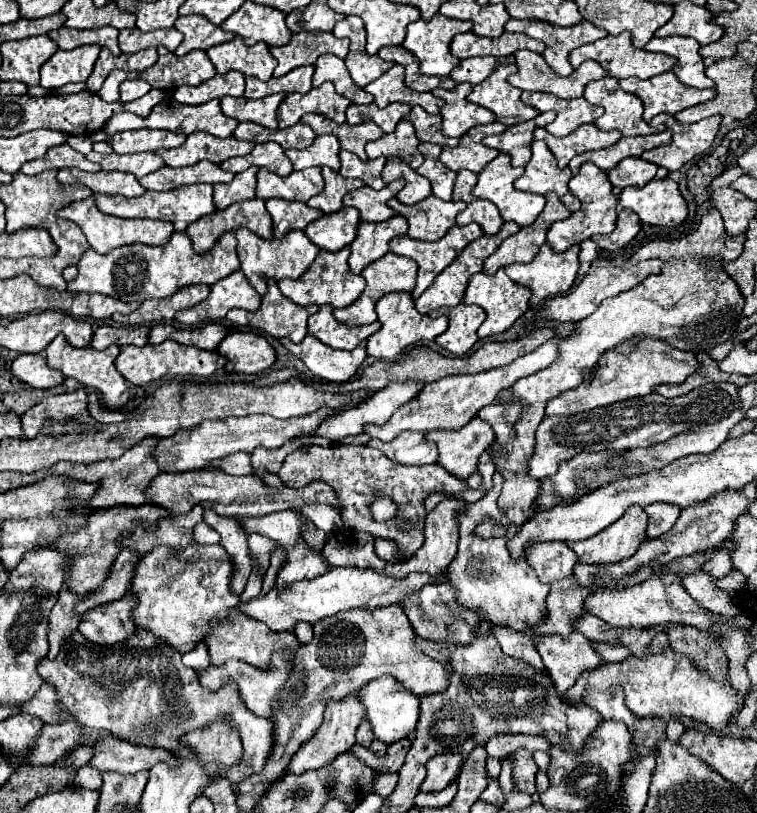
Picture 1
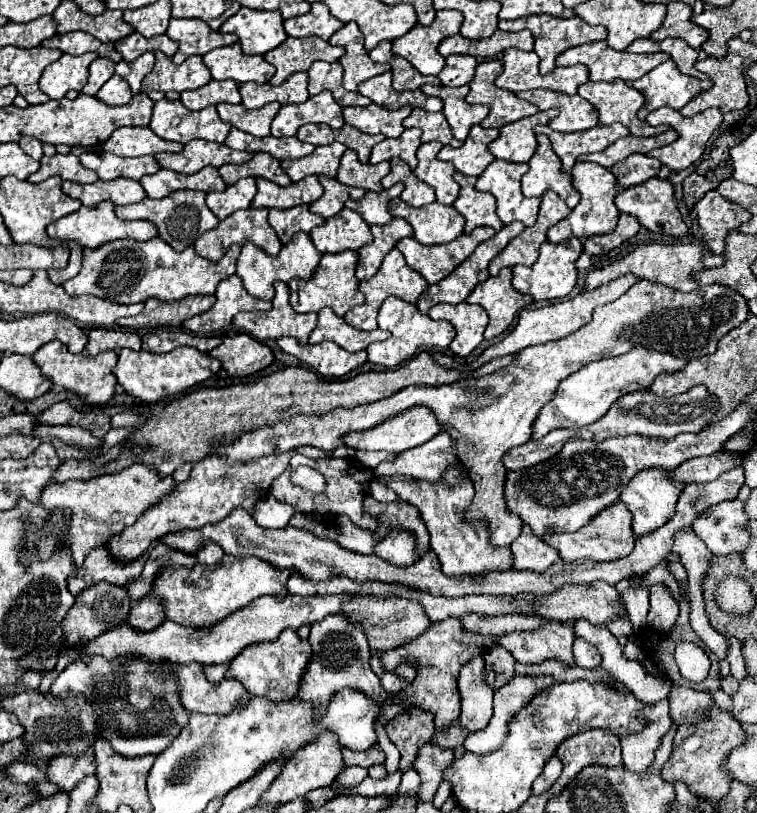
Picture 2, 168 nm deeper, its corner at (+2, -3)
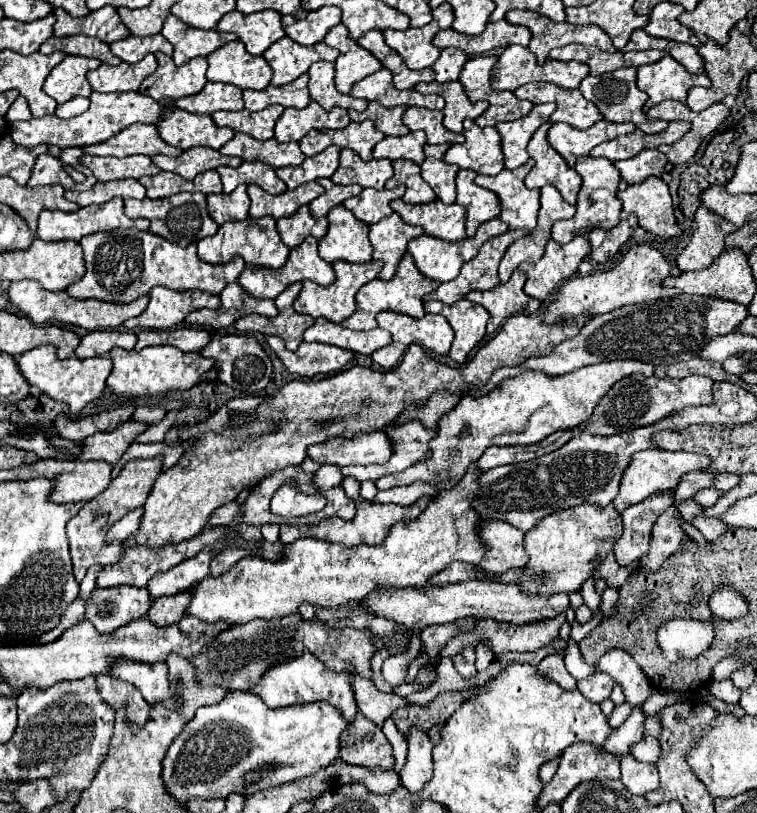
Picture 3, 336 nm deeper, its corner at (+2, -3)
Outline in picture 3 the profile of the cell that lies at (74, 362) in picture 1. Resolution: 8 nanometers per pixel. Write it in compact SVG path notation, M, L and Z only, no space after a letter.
M45 344L45 346L37 346L25 354L21 354L17 358L17 368L21 370L23 378L31 384L37 386L45 396L57 400L57 402L65 402L69 406L69 410L73 414L81 412L85 404L97 400L103 390L105 390L105 380L111 372L111 360L109 358L87 358L87 360L79 360L79 358L67 358L67 360L59 360L53 346Z

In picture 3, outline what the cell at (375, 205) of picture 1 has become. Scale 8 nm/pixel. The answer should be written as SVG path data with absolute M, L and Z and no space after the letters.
M397 186L393 190L371 190L371 188L363 188L363 192L359 196L353 196L349 198L347 202L343 202L343 206L353 212L353 216L357 220L363 222L365 218L365 224L375 224L387 216L393 214L391 210L391 200L395 198L401 198L405 194L405 188L403 186Z

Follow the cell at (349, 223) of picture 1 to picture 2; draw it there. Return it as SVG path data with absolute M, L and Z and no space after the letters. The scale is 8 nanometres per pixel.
M343 208L337 216L311 230L311 240L321 254L337 254L343 250L359 250L373 240L369 224L351 208Z

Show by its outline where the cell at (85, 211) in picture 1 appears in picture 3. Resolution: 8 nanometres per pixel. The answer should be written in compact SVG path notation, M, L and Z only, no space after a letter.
M113 198L101 206L85 206L79 208L77 212L61 212L61 210L45 210L39 216L39 226L37 226L37 236L47 242L57 242L57 240L75 240L79 242L83 236L101 232L101 230L113 230L113 228L137 228L137 230L149 230L149 220L145 218L127 218L123 212L123 198Z

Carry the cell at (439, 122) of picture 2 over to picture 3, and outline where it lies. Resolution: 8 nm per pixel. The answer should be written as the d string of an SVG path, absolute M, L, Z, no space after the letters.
M407 108L407 112L403 114L403 122L405 126L409 126L409 130L423 130L427 134L427 142L429 144L441 144L441 142L451 142L451 144L459 144L465 140L463 134L455 134L449 132L443 126L443 112L441 110L427 110L427 108Z

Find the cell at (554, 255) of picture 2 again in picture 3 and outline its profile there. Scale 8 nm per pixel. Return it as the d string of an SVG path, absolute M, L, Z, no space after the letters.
M575 236L569 244L557 244L555 240L549 240L539 262L519 264L519 270L527 274L525 294L545 300L561 284L561 280L567 280L577 272L579 262L585 260L589 252L591 244L587 236Z

